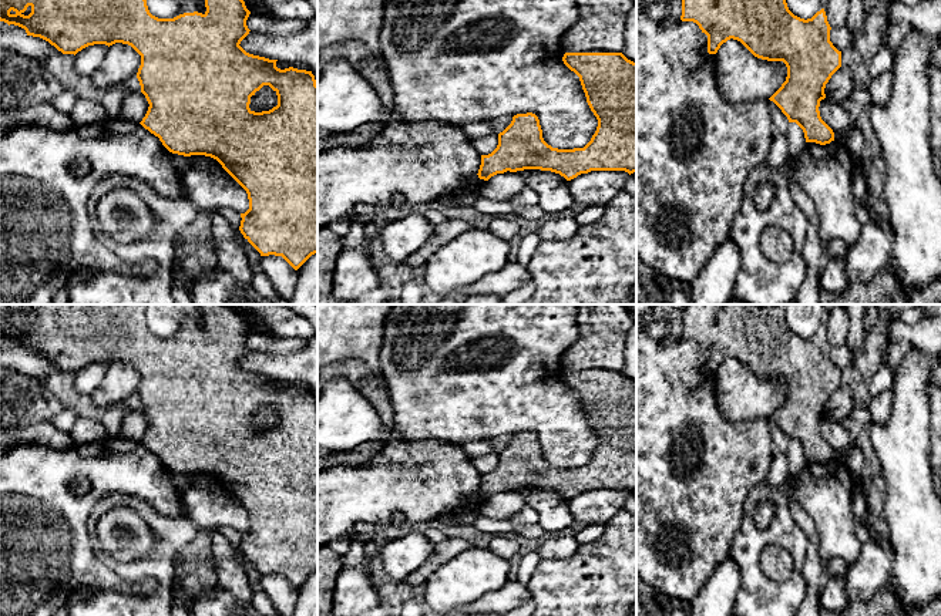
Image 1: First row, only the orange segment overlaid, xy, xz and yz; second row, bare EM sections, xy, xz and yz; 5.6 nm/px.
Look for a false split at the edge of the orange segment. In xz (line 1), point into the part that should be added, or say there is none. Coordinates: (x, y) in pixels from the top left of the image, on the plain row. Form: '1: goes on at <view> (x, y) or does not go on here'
1: does not go on here

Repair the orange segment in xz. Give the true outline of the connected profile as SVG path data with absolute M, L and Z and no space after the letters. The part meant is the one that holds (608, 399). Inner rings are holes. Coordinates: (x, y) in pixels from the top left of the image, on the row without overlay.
M565 371L564 383L581 400L587 421L598 438L591 460L584 467L558 468L542 457L540 438L535 432L517 432L511 442L498 452L497 467L481 474L478 496L488 499L507 489L541 488L559 492L567 499L591 489L636 491L636 381L622 371Z

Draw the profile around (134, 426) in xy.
M141 410L128 411L122 420L120 437L140 442L148 430L148 420Z

